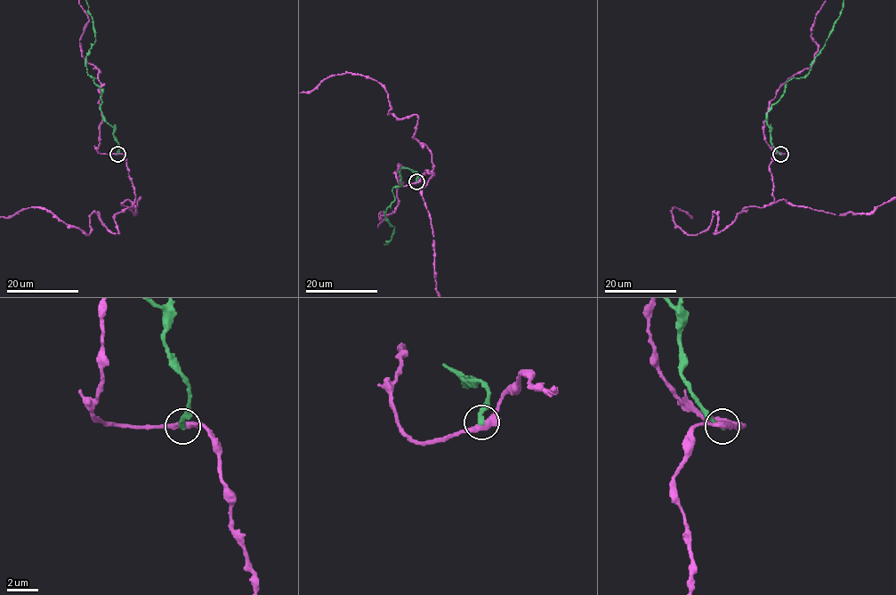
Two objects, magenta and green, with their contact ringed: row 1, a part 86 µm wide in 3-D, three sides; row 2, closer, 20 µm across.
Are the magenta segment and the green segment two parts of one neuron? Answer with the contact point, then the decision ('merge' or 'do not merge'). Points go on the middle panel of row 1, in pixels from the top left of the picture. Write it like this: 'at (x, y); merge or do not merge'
at (416, 181); do not merge

